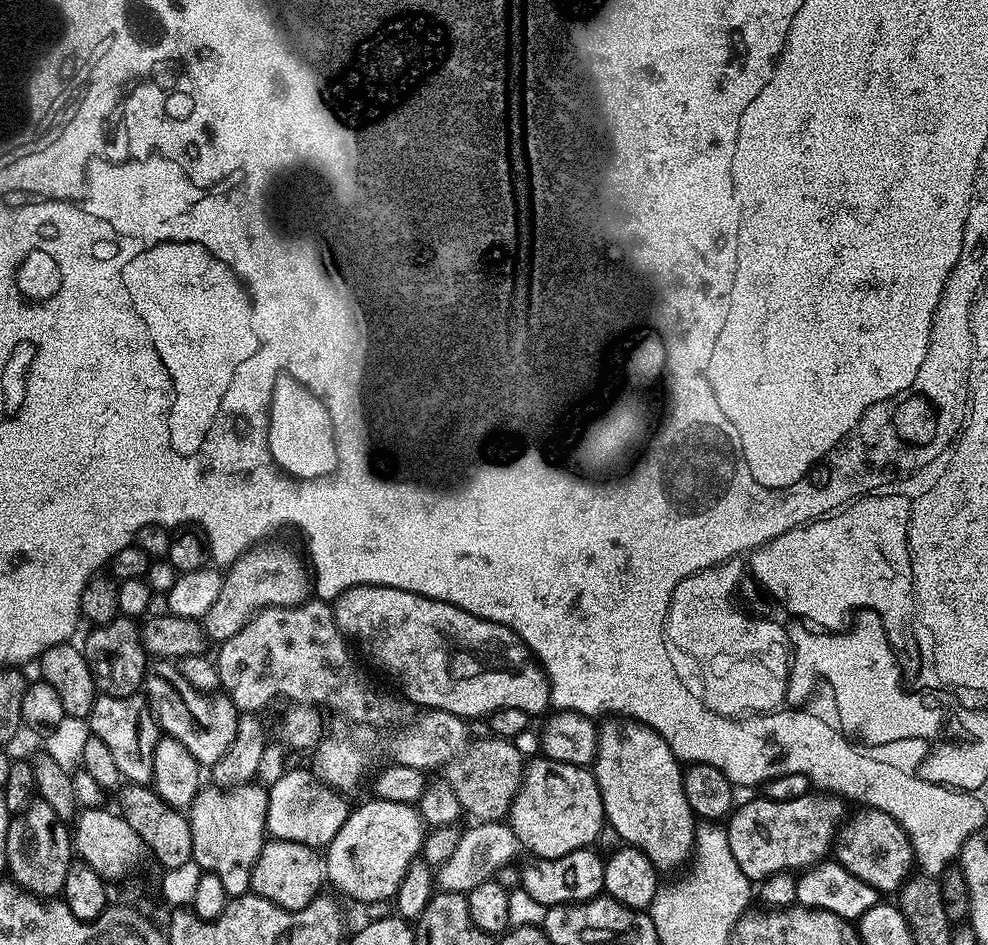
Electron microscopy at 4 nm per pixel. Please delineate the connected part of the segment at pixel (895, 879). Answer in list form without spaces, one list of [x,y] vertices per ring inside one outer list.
[[[874,806],[865,807],[860,811],[864,812],[858,813],[853,820],[851,817],[838,834],[834,845],[835,863],[842,865],[846,870],[850,870],[850,874],[854,874],[854,878],[862,878],[862,882],[874,886],[877,893],[899,893],[905,881],[914,872],[912,870],[912,868],[914,869],[914,846],[908,837],[908,829],[900,825],[900,821],[895,820],[891,812],[883,812]]]

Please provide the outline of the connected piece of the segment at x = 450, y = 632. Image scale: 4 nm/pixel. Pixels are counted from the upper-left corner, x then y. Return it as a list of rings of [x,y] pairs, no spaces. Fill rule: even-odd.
[[[370,587],[355,588],[343,595],[336,597],[334,601],[334,611],[336,614],[336,624],[340,627],[340,631],[348,637],[349,641],[356,642],[360,640],[360,644],[364,647],[364,652],[385,672],[388,676],[393,676],[400,683],[400,688],[413,700],[416,704],[425,704],[424,708],[435,710],[438,712],[449,712],[461,718],[469,718],[468,716],[484,716],[491,717],[492,713],[498,712],[503,708],[513,708],[514,710],[522,710],[527,712],[529,717],[536,718],[539,712],[547,713],[550,708],[550,697],[548,695],[548,678],[544,674],[543,668],[540,667],[535,656],[529,652],[524,641],[520,639],[516,633],[512,632],[506,626],[502,626],[498,622],[490,622],[478,618],[474,614],[470,614],[466,610],[462,610],[453,604],[447,604],[441,600],[431,600],[425,596],[419,596],[413,592],[406,590],[398,590],[397,588],[386,587]]]

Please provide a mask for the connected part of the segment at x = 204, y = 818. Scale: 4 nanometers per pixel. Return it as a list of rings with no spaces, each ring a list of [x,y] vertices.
[[[251,782],[228,791],[215,786],[201,787],[192,807],[187,809],[188,825],[192,835],[192,862],[197,863],[203,873],[209,872],[226,886],[230,898],[249,895],[252,887],[252,868],[258,862],[260,851],[266,843],[268,831],[268,794],[258,784]]]

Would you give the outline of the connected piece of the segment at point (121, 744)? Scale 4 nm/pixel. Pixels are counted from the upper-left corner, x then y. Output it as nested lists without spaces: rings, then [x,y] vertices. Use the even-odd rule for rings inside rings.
[[[97,695],[92,707],[90,723],[92,723],[91,735],[106,744],[110,754],[114,757],[114,762],[118,762],[121,777],[133,784],[151,785],[155,746],[161,740],[162,733],[143,695]]]

